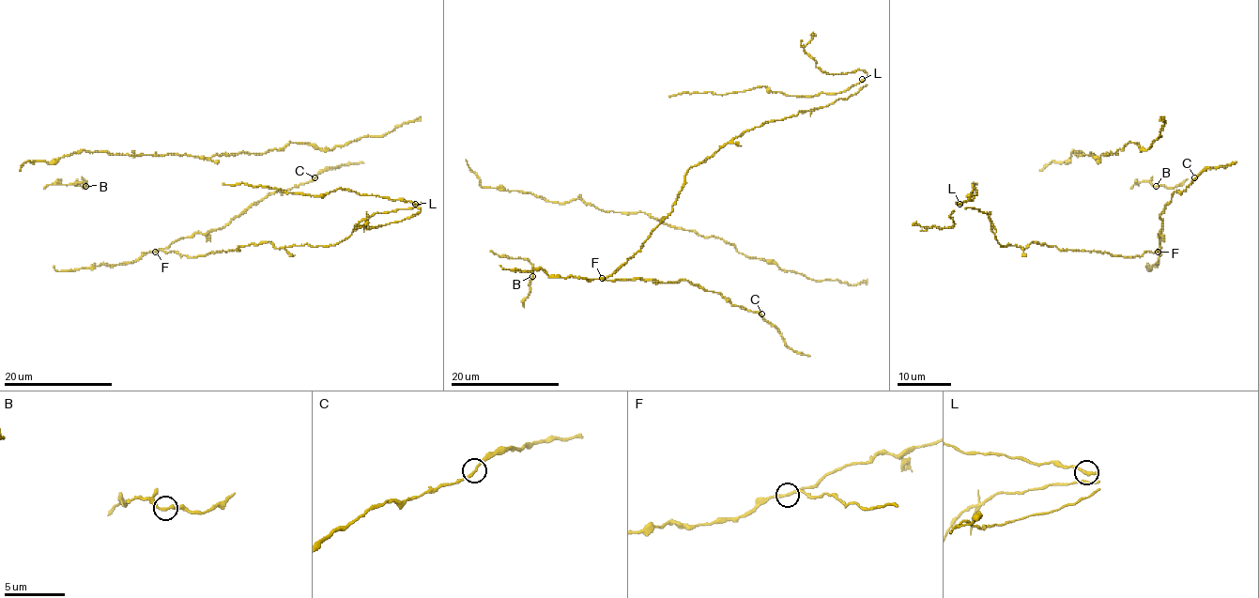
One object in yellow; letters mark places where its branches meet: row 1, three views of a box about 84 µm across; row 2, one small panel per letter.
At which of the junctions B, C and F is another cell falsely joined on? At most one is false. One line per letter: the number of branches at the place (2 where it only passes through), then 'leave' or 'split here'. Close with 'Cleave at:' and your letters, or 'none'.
B: 2 branches meet; leave
C: 2 branches meet; leave
F: 3 branches meet; split here
Cleave at: F

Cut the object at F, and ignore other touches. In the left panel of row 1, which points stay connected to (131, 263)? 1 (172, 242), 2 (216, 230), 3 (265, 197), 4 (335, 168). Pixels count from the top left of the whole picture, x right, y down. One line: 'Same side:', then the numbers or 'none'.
Same side: 1, 2, 3, 4

